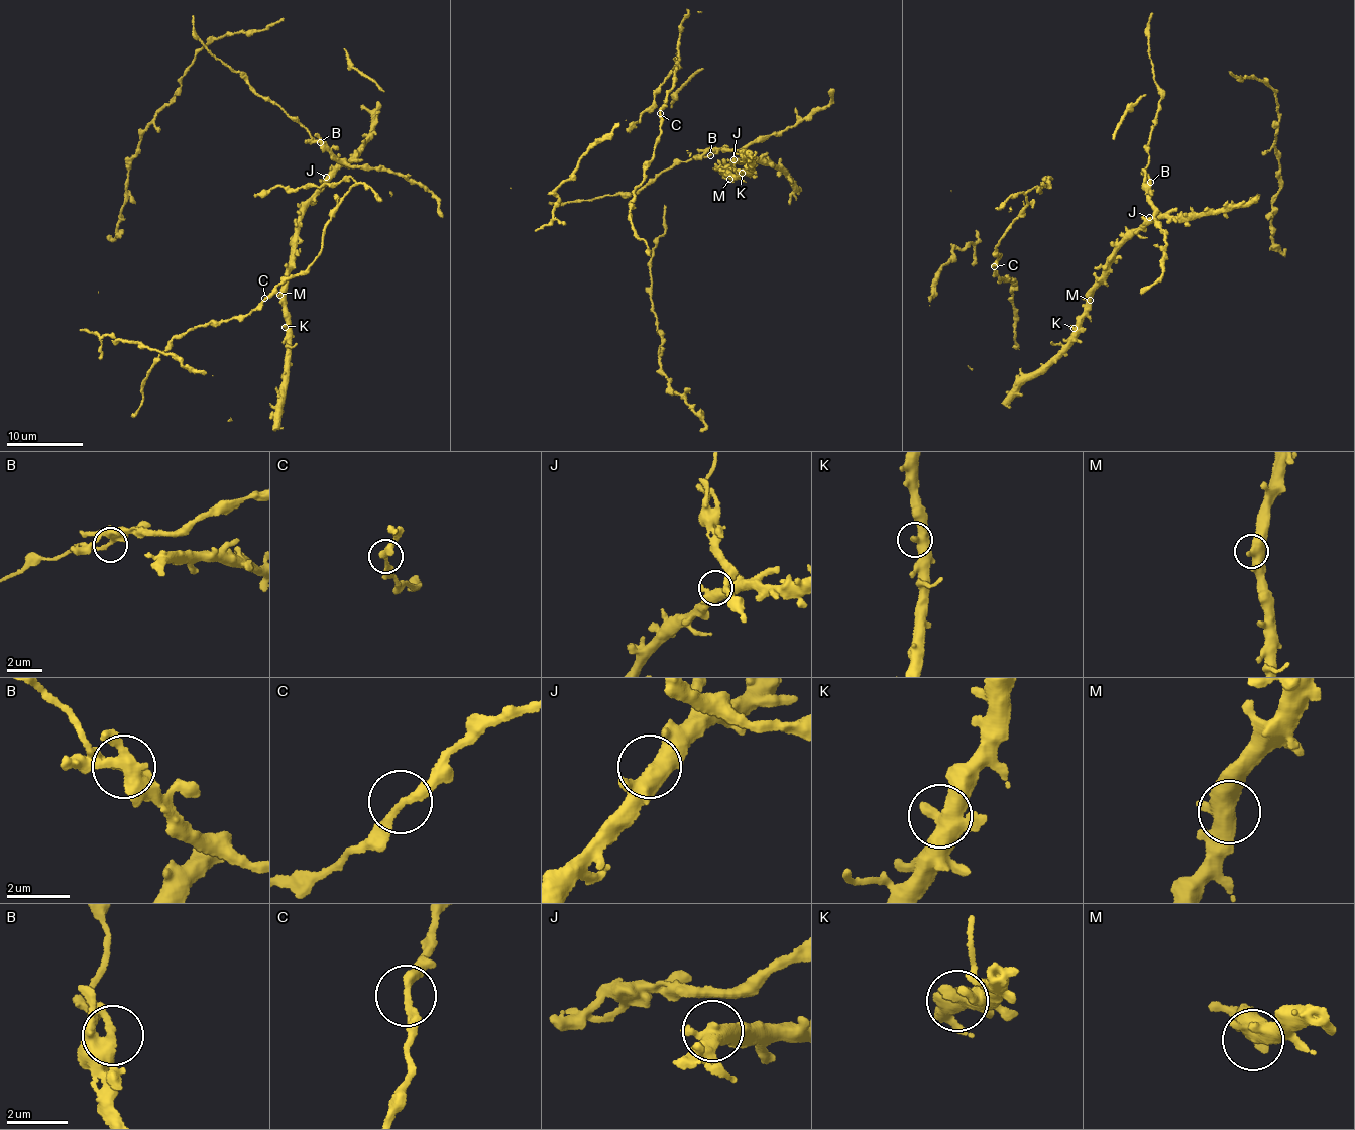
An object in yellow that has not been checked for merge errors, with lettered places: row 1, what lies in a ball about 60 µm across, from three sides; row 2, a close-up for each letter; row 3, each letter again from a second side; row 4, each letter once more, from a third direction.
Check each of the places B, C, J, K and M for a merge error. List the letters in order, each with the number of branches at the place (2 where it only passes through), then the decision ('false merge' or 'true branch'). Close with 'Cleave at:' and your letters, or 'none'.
B: 3 | false merge
C: 2 | true branch
J: 3 | true branch
K: 3 | true branch
M: 3 | true branch
Cleave at: B

